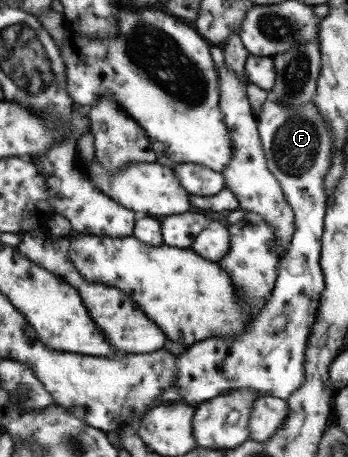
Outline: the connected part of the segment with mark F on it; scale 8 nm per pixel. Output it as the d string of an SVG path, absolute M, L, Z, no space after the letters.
M266 98L254 118L266 168L278 181L282 194L292 209L294 232L286 252L278 259L272 292L251 322L251 327L231 341L224 337L210 337L192 343L184 352L177 354L177 378L173 386L180 388L178 401L194 408L203 400L224 394L233 388L252 389L259 396L271 396L282 400L293 394L304 380L306 341L317 317L320 293L324 288L319 256L327 199L323 182L331 161L332 135L312 101L296 108L286 108L275 100Z

